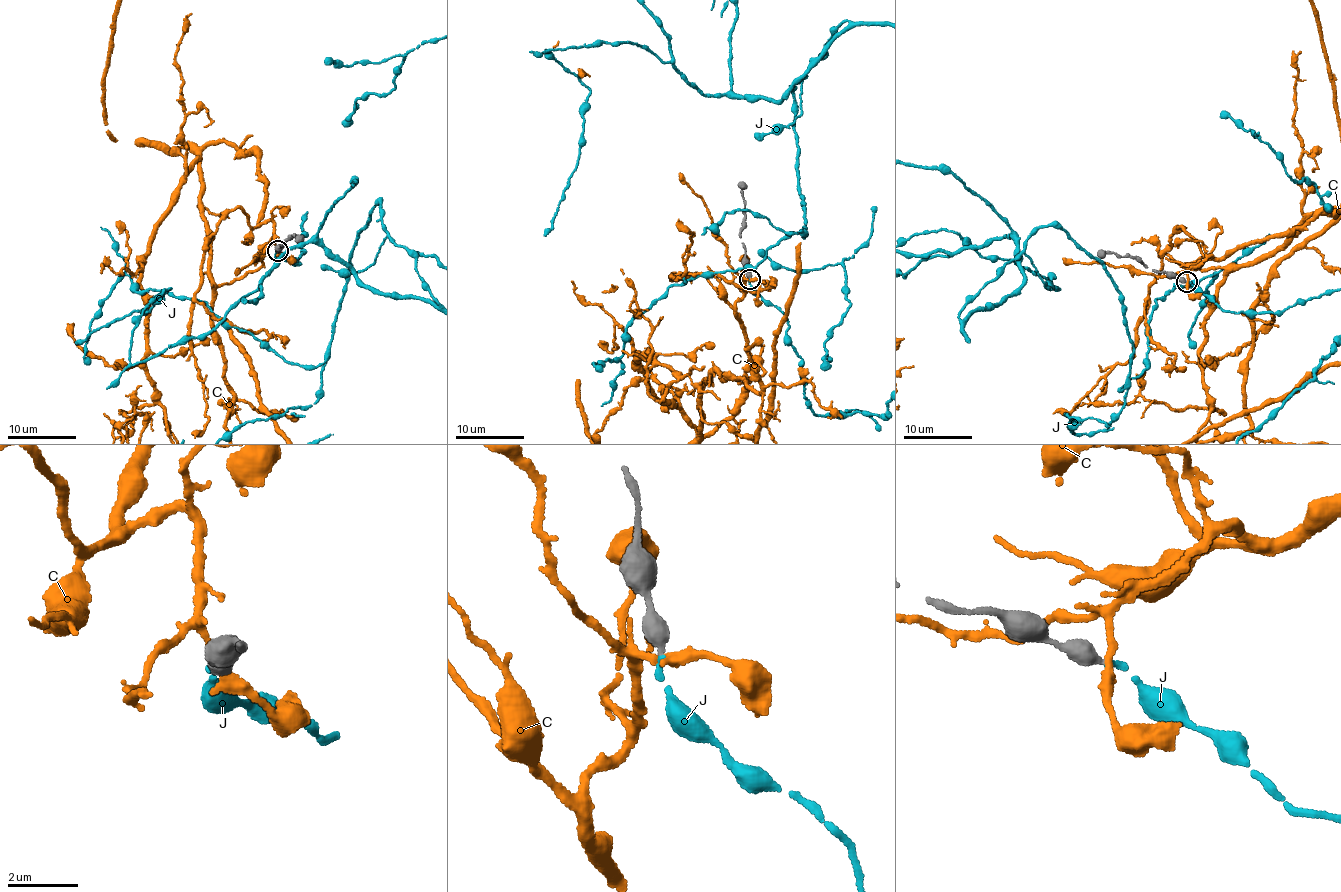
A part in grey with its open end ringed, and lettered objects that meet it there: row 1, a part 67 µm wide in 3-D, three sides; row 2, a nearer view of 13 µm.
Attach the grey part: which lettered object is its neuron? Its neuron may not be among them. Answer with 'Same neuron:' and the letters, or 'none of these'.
Same neuron: J

